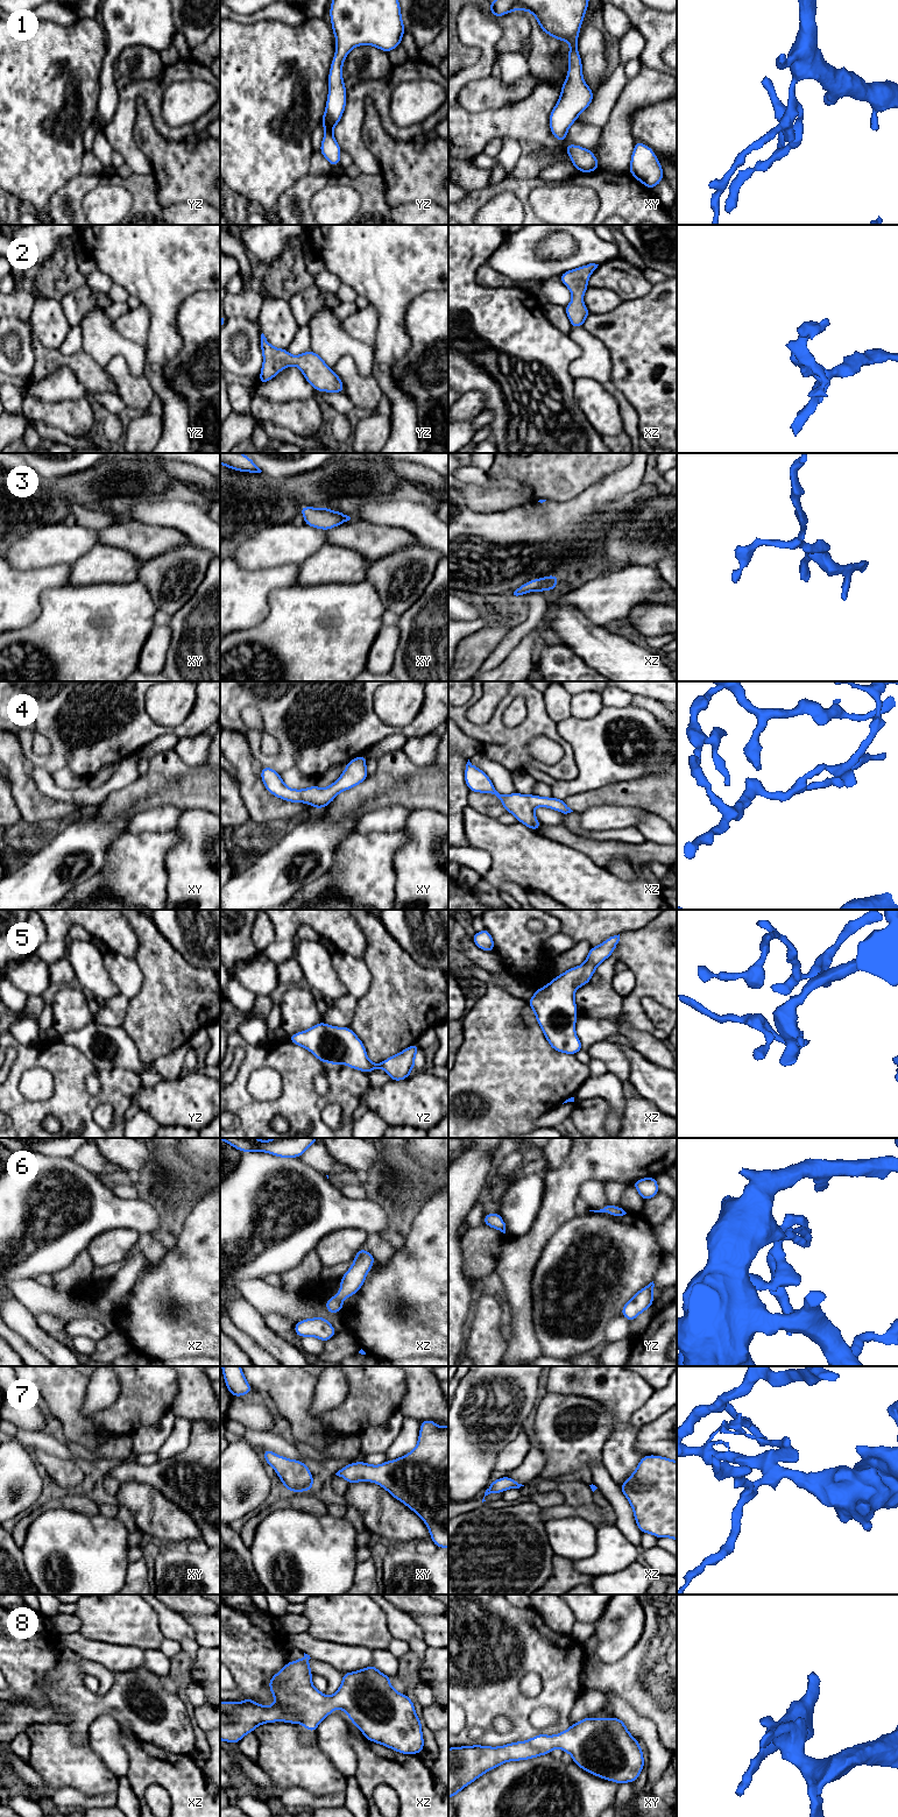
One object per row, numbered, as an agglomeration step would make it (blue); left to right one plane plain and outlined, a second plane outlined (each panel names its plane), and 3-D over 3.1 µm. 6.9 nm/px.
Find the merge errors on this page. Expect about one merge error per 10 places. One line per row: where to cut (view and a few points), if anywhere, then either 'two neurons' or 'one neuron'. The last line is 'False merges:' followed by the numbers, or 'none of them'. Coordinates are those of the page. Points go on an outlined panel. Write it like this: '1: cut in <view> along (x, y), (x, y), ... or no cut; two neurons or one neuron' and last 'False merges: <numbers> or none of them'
1: no cut; one neuron
2: no cut; one neuron
3: no cut; one neuron
4: no cut; one neuron
5: no cut; one neuron
6: no cut; one neuron
7: no cut; one neuron
8: no cut; one neuron
False merges: none of them

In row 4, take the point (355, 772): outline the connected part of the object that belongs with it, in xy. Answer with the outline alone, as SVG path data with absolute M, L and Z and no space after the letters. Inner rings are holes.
M365 755L349 761L338 780L326 789L319 789L317 785L304 790L290 789L283 783L281 775L268 766L261 768L261 779L273 796L291 803L306 803L319 809L331 804L340 792L361 784L369 777L366 770L367 761Z

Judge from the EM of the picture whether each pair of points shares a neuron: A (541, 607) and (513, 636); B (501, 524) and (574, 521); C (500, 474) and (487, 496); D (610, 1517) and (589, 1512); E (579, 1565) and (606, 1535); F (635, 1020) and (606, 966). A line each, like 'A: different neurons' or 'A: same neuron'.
A: same neuron
B: same neuron
C: same neuron
D: different neurons
E: same neuron
F: different neurons

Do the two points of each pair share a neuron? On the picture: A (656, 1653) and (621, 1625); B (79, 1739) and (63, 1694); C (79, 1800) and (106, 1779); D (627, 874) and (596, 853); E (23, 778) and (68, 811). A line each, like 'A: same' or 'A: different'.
A: different
B: same
C: different
D: different
E: same

